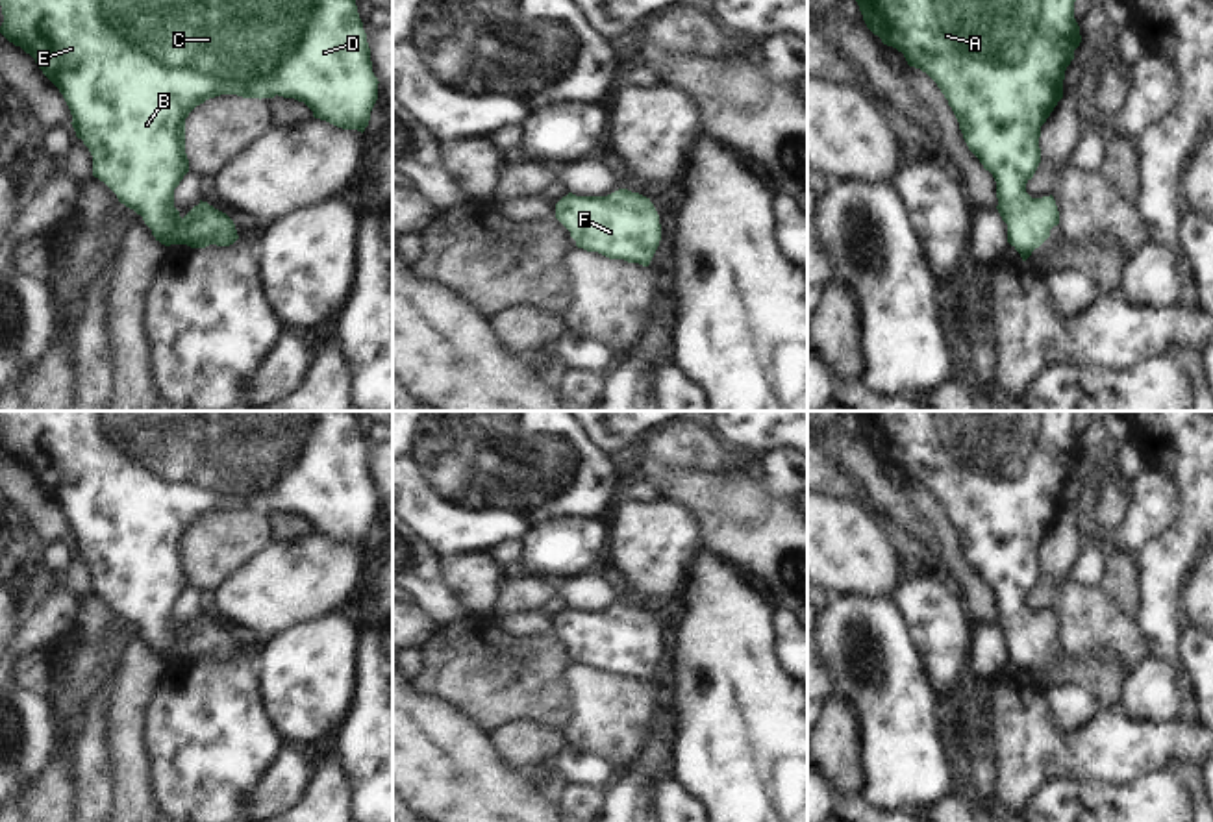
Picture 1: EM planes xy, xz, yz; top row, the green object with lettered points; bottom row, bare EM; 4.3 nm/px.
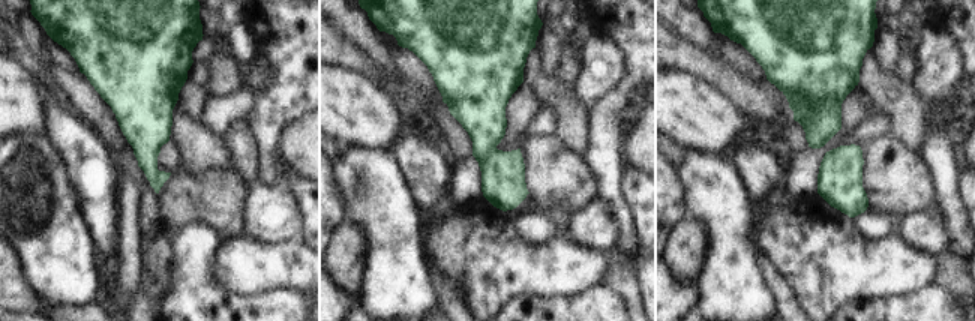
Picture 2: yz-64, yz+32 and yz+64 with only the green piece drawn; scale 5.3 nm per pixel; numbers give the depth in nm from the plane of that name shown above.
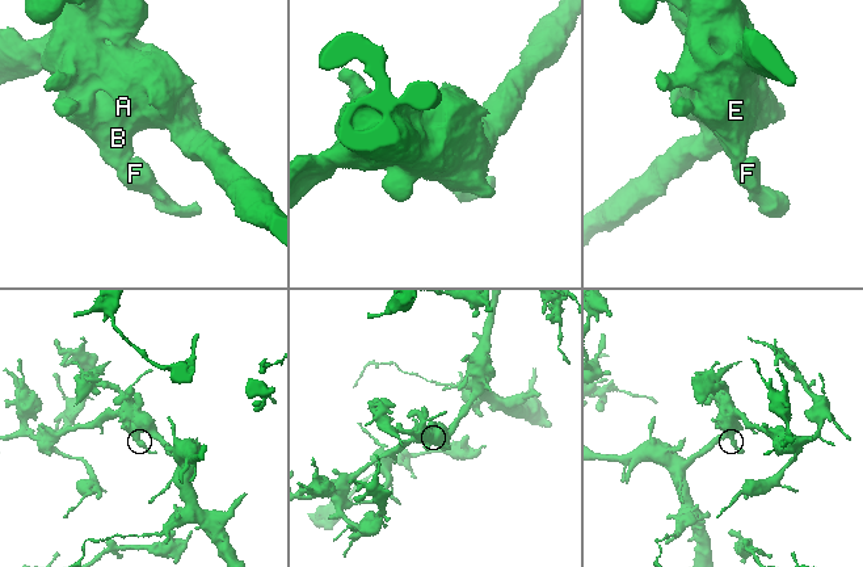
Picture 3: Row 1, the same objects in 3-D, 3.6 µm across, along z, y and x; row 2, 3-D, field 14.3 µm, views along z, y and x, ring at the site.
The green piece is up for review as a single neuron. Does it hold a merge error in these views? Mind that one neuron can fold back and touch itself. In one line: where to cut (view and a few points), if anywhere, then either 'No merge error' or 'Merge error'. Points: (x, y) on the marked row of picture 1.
No split. No merge error

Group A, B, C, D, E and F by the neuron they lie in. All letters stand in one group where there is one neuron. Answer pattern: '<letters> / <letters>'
A B C D E F

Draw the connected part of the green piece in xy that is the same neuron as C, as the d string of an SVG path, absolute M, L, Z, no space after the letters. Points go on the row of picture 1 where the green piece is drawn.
M0 0L4 22L0 33L30 54L43 74L59 89L70 115L76 137L83 141L93 156L93 176L104 181L119 198L120 204L143 217L152 230L156 241L165 246L187 244L191 248L206 248L209 244L230 246L239 235L233 220L202 202L194 206L183 218L174 207L174 189L189 172L185 154L185 118L189 113L209 98L220 94L237 94L243 98L294 98L304 102L315 118L326 120L343 130L365 131L370 120L370 111L378 100L378 78L372 72L370 48L367 33L357 13L356 0Z

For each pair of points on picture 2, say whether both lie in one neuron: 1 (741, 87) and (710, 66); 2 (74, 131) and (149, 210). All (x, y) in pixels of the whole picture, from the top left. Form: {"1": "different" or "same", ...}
{"1": "same", "2": "different"}

